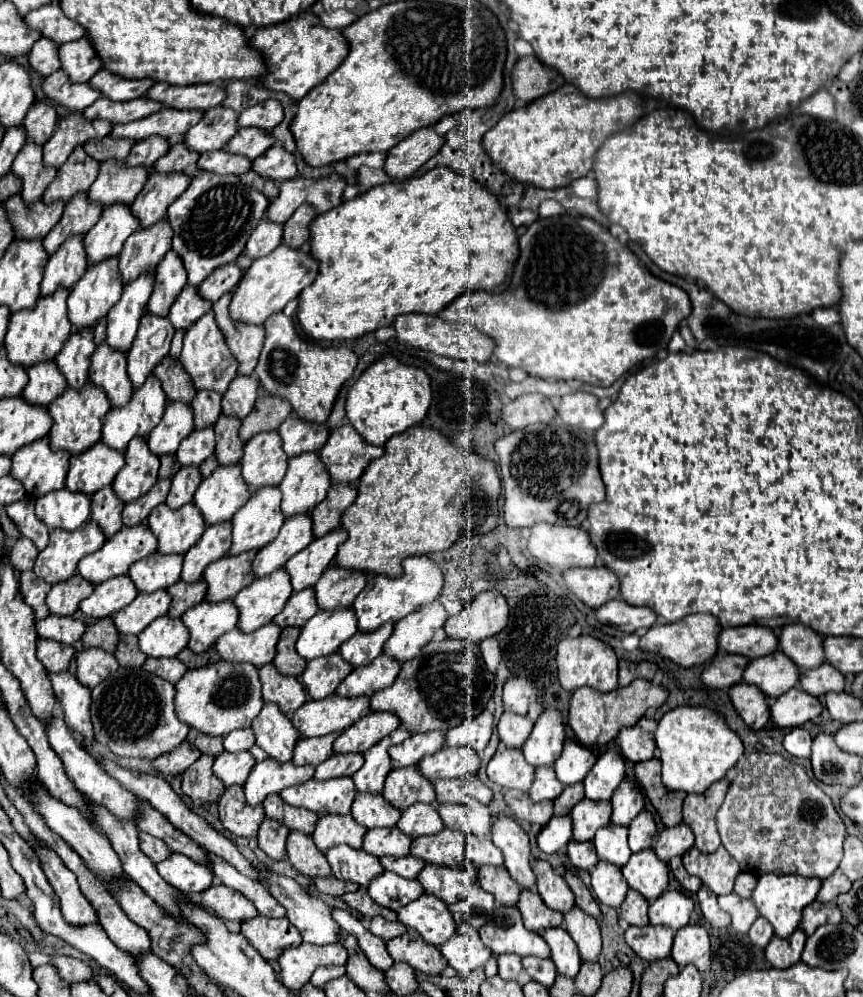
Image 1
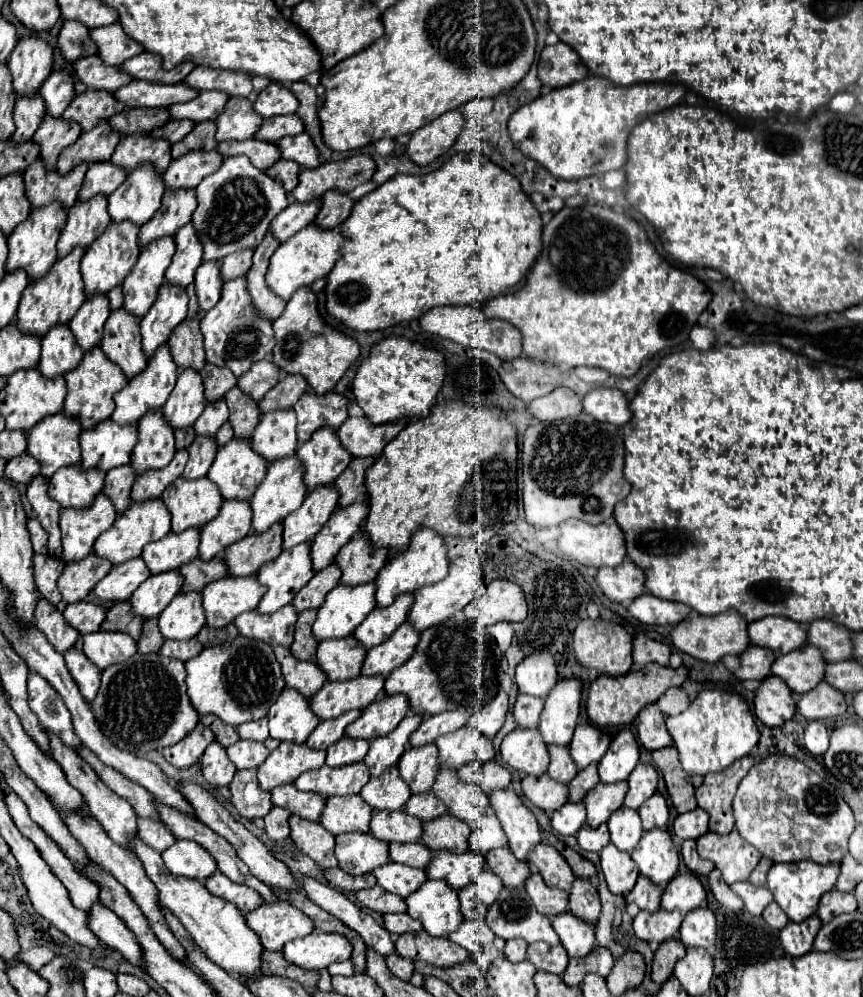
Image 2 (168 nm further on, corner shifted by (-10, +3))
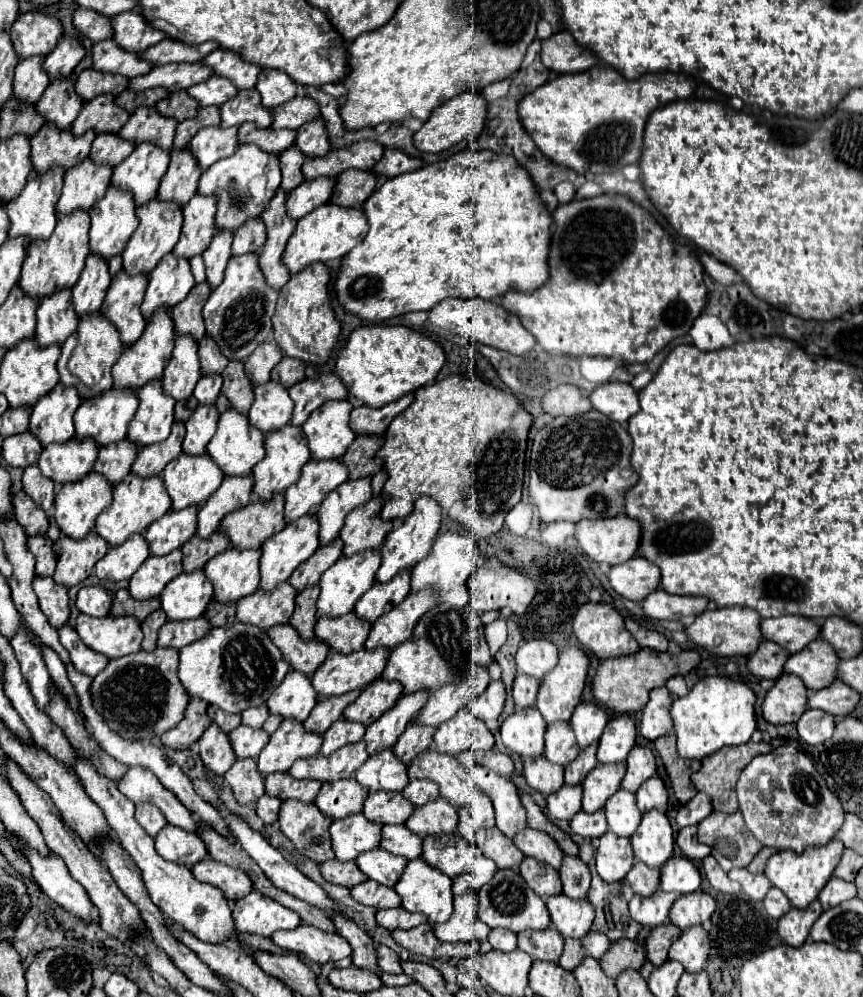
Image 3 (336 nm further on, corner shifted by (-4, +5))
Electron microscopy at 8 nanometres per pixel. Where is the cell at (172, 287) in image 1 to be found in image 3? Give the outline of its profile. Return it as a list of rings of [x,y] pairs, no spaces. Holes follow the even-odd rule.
[[[196,194],[184,204],[184,226],[180,240],[172,250],[178,258],[192,258],[208,248],[212,236],[216,234],[216,200],[218,198],[212,194]]]

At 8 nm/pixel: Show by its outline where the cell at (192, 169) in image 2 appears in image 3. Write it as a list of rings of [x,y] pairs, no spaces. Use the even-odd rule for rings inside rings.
[[[238,126],[200,128],[190,142],[190,150],[194,152],[200,168],[204,170],[210,168],[214,162],[234,154],[236,148],[238,148]]]

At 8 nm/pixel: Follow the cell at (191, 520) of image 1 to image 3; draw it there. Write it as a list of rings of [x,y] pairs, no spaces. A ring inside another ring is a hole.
[[[186,454],[166,464],[162,480],[172,498],[172,508],[186,508],[190,504],[206,502],[220,486],[224,472],[208,454]]]

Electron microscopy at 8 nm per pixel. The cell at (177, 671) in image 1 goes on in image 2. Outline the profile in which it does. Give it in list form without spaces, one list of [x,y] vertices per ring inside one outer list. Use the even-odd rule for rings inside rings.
[[[192,638],[192,642],[164,642],[164,646],[160,648],[160,654],[170,658],[170,660],[182,660],[188,662],[192,658],[196,658],[202,652],[202,644]]]

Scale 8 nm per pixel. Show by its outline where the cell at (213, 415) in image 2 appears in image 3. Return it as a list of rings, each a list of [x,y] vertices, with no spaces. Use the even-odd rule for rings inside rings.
[[[202,374],[196,388],[194,396],[198,398],[200,404],[214,404],[222,388],[222,376],[220,374]]]

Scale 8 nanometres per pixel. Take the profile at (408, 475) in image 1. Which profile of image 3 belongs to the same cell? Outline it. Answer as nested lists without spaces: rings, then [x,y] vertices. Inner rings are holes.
[[[454,374],[418,388],[416,400],[392,420],[386,430],[386,440],[378,450],[378,458],[384,460],[384,470],[390,476],[382,488],[382,494],[390,496],[382,508],[382,518],[406,518],[414,510],[414,500],[426,494],[438,500],[444,516],[464,524],[476,540],[496,534],[502,528],[506,514],[520,502],[522,496],[530,426],[532,416],[512,392],[504,392],[480,378]]]

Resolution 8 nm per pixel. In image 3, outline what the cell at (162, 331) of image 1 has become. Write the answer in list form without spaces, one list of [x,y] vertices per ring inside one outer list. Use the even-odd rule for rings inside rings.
[[[172,252],[166,254],[150,272],[150,282],[142,302],[144,318],[150,320],[154,310],[160,306],[174,308],[174,304],[182,302],[188,296],[194,284],[196,282],[190,270],[190,262],[172,256]]]

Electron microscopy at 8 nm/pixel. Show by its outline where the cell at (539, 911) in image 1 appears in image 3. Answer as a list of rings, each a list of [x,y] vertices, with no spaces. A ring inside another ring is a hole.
[[[526,856],[520,864],[520,874],[522,878],[526,878],[530,888],[534,888],[534,892],[538,892],[538,896],[542,896],[544,900],[552,894],[562,894],[562,882],[558,872],[548,864],[538,862],[536,858]]]

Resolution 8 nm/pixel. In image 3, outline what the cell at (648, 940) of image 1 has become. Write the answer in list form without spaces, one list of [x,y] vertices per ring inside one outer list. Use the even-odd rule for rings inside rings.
[[[656,890],[648,898],[634,894],[630,900],[630,916],[632,916],[632,920],[640,922],[642,926],[656,928],[656,926],[668,922],[668,912],[676,898],[678,898],[678,894],[664,892],[664,890]]]

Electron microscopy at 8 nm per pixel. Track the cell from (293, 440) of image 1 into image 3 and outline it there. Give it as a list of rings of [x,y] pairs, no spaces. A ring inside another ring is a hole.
[[[320,372],[314,378],[304,378],[294,384],[290,390],[290,398],[294,400],[292,424],[302,426],[308,416],[320,408],[326,400],[344,400],[348,398],[348,390],[344,382],[332,372]]]

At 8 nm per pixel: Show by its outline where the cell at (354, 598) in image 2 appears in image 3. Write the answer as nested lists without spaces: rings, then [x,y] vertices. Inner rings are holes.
[[[364,550],[352,556],[342,556],[338,558],[320,578],[320,596],[318,596],[318,614],[320,616],[342,616],[354,608],[358,598],[370,590],[374,584],[374,576],[380,568],[380,550]]]

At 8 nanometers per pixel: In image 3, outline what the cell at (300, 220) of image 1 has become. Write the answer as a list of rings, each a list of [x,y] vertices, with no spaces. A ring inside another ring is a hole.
[[[346,170],[342,176],[338,176],[338,184],[330,202],[360,208],[376,190],[376,180],[378,176],[372,170]]]

